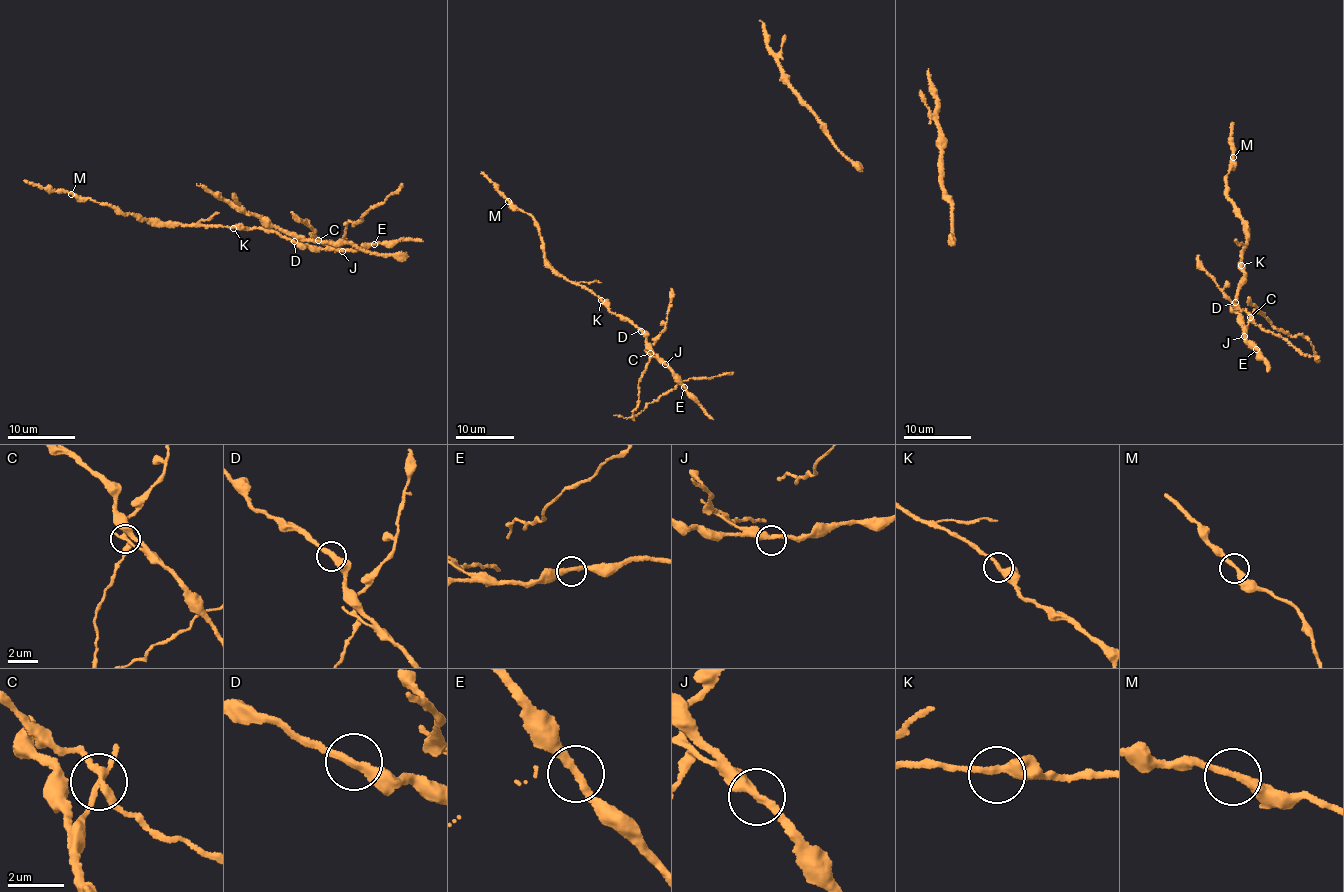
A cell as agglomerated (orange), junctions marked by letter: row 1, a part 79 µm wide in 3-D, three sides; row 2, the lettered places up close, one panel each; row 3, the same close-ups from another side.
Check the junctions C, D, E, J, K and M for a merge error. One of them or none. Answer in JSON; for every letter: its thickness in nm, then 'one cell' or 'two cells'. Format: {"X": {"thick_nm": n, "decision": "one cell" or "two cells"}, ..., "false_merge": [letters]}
{"C": {"thick_nm": 240, "decision": "two cells"}, "D": {"thick_nm": 320, "decision": "one cell"}, "E": {"thick_nm": 280, "decision": "one cell"}, "J": {"thick_nm": 320, "decision": "one cell"}, "K": {"thick_nm": 320, "decision": "one cell"}, "M": {"thick_nm": 280, "decision": "one cell"}, "false_merge": ["C"]}

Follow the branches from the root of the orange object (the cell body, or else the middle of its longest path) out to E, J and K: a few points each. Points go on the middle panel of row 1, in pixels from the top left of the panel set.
E: (672, 291), (663, 332), (651, 350), (653, 356), (663, 359), (684, 387)
J: (672, 291), (663, 332), (651, 349), (653, 356), (663, 359), (665, 364)
K: (672, 291), (663, 332), (651, 346), (655, 357), (641, 331), (609, 312), (601, 300)

